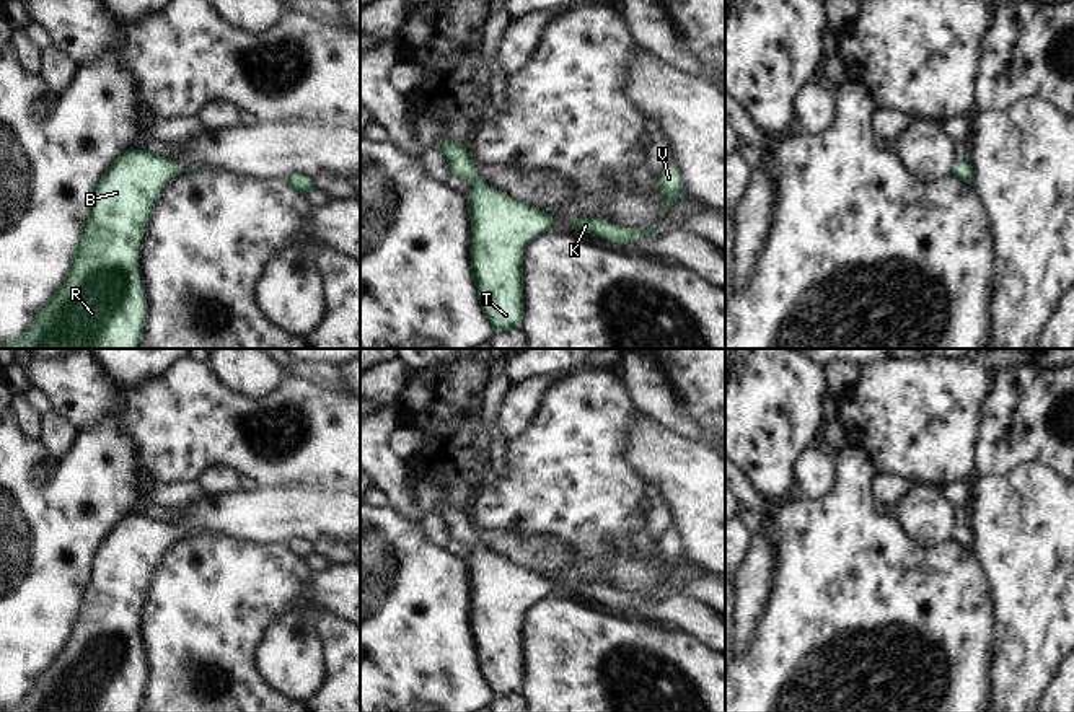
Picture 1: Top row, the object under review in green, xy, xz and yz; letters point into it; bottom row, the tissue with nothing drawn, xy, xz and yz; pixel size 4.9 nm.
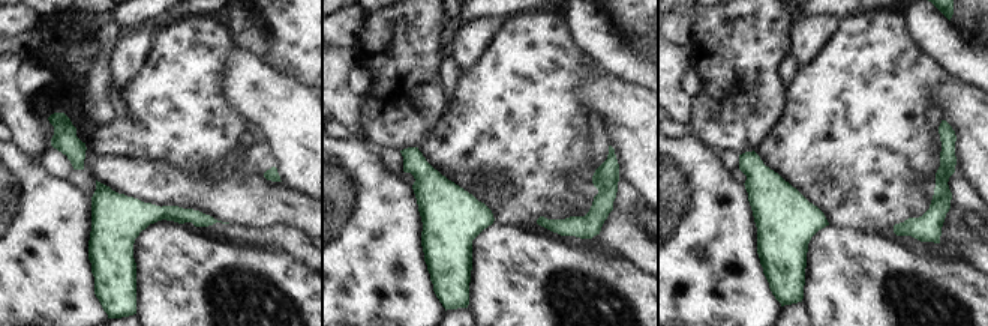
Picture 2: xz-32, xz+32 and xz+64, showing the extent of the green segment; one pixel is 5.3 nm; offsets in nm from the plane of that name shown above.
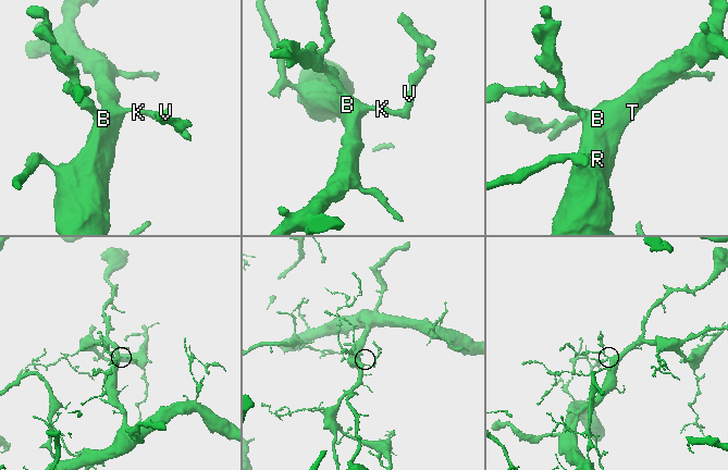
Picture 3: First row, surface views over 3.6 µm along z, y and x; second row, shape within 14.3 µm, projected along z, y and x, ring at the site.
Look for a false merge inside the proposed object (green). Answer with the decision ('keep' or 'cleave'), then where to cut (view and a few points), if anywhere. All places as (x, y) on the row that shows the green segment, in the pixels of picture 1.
keep | no cut

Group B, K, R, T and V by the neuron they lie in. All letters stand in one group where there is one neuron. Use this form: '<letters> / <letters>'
B K R T V

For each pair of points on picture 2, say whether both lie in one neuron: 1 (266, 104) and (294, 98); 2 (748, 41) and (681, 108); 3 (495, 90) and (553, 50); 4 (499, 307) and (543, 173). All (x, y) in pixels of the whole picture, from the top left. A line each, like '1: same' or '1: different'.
1: same
2: different
3: same
4: different

